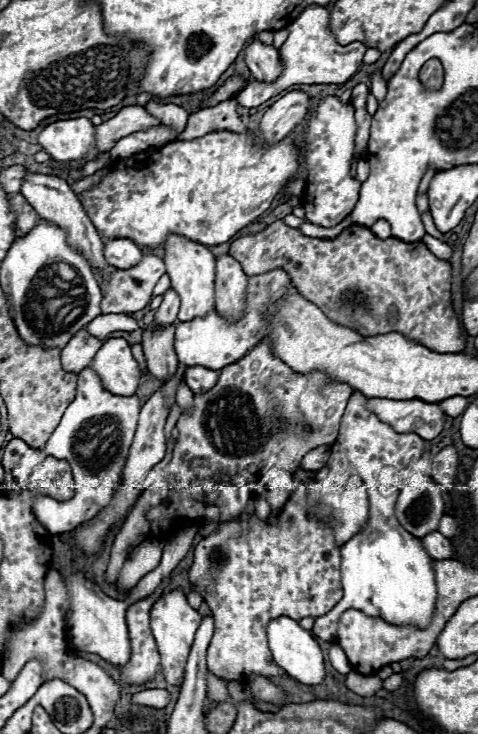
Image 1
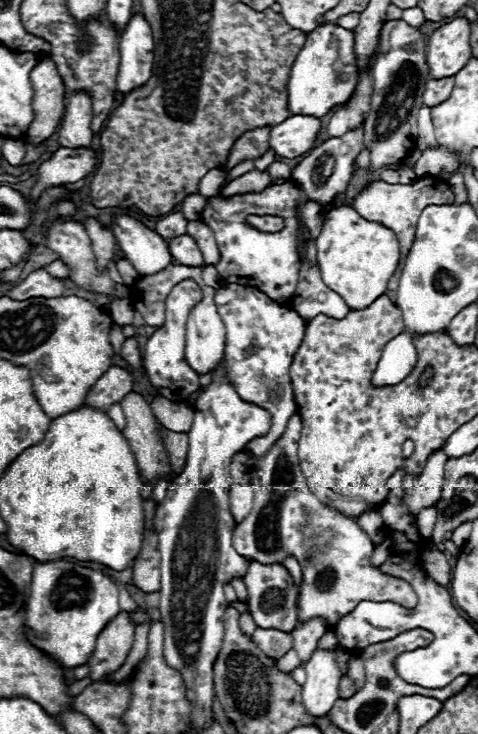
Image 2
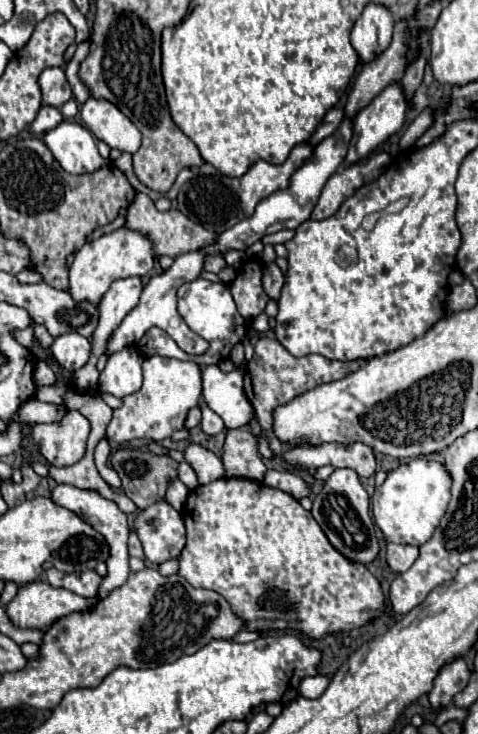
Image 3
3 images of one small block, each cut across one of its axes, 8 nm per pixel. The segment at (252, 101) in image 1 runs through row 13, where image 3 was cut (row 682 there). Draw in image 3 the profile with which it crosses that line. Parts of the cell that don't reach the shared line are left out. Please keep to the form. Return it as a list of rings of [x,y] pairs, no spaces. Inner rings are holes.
[[[320,674],[314,676],[314,678],[304,678],[302,684],[300,684],[300,696],[310,698],[310,700],[320,698],[328,684],[330,684],[330,680],[326,676],[320,676]]]

